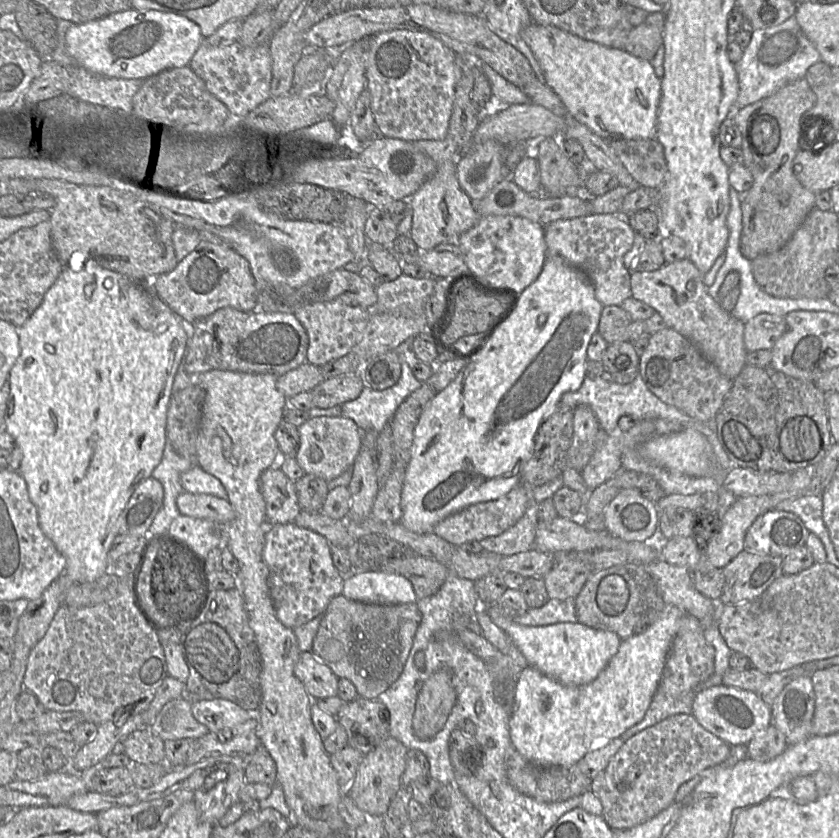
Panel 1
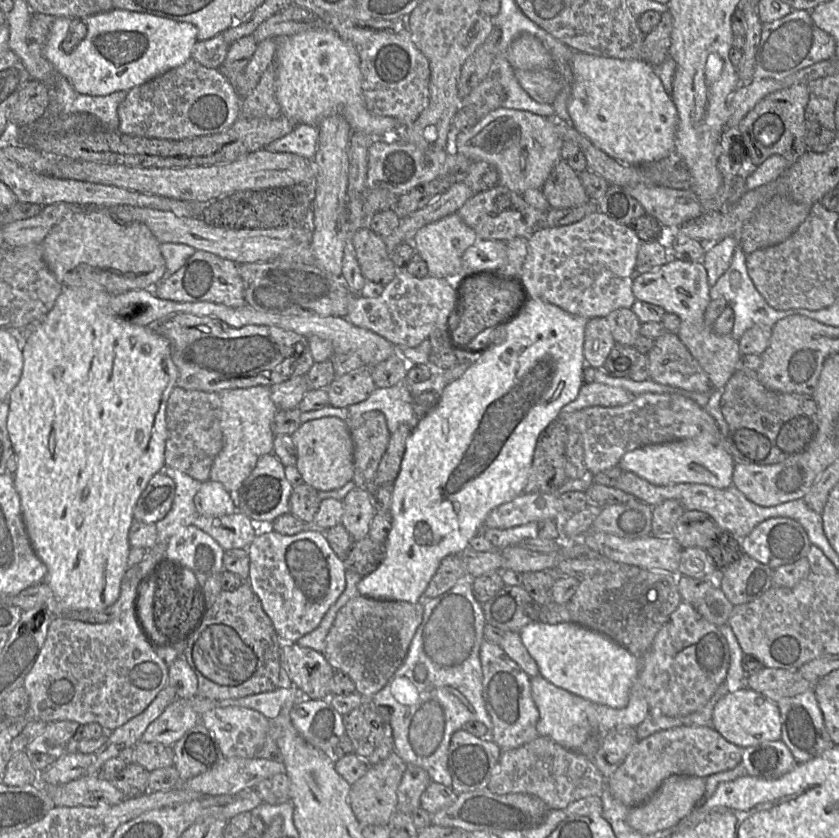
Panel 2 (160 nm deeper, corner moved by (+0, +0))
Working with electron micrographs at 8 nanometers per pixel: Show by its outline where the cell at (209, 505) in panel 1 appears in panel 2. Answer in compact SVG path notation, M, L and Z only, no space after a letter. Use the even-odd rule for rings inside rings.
M240 511L223 516L198 515L193 525L213 537L225 551L247 549L256 538L254 523Z

